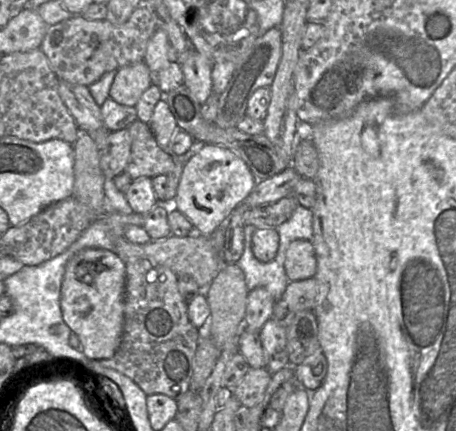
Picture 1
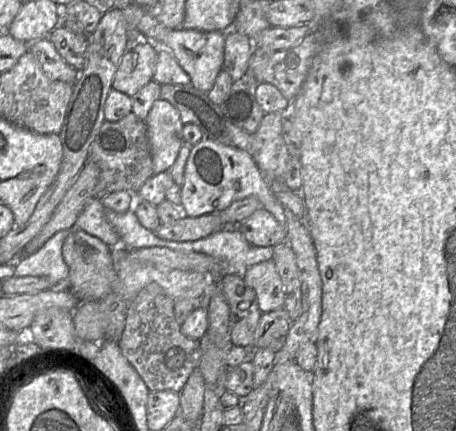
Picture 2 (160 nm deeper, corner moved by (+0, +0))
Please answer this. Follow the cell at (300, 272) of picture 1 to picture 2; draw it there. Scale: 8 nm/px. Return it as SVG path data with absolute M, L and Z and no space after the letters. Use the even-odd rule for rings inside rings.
M201 139L193 145L185 166L184 181L181 185L180 209L185 216L200 217L212 212L220 212L230 206L234 201L250 196L256 197L262 203L262 208L270 212L286 228L285 211L269 189L265 182L264 174L257 166L252 155L242 149L230 147L210 139Z

